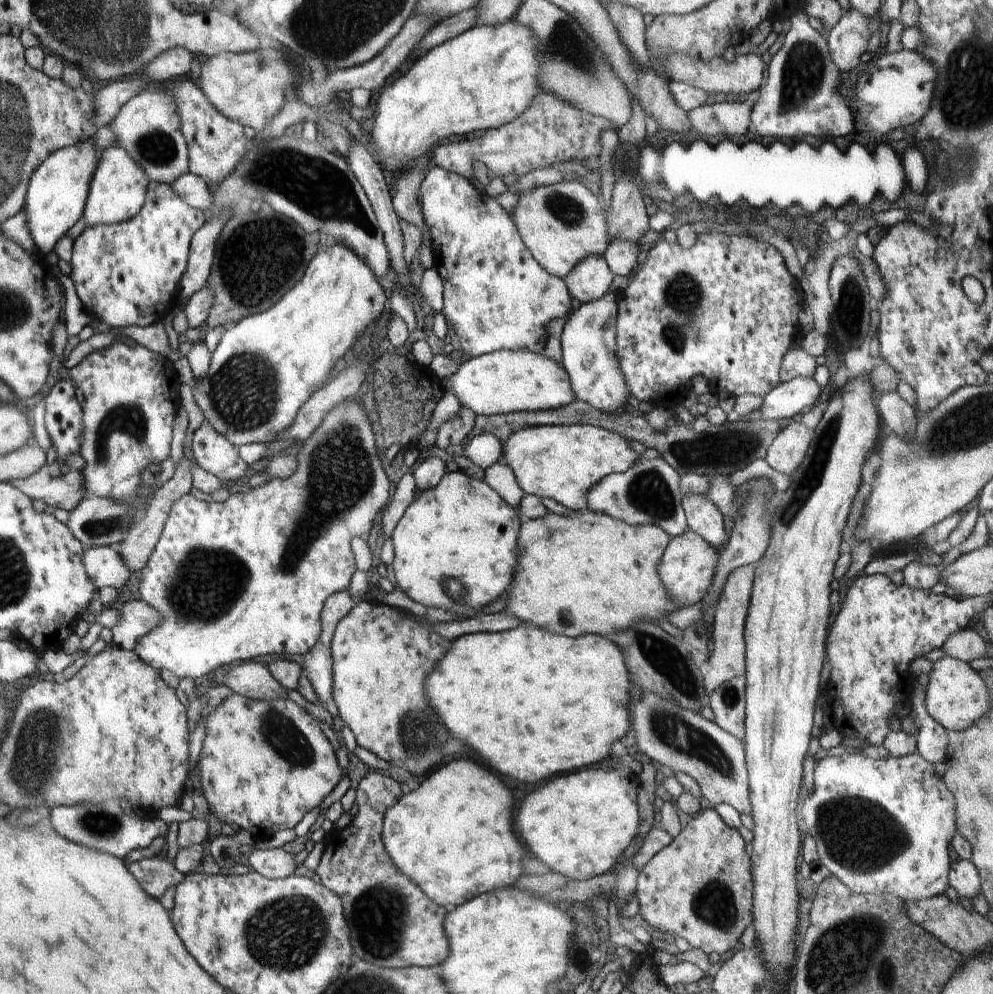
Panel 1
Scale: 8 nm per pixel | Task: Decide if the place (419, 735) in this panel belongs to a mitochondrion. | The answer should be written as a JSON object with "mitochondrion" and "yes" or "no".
{"mitochondrion":"yes"}

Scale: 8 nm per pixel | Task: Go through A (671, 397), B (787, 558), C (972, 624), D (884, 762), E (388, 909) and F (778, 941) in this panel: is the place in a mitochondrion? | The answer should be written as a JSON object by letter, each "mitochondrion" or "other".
{"A":"other","B":"other","C":"other","D":"other","E":"mitochondrion","F":"other"}

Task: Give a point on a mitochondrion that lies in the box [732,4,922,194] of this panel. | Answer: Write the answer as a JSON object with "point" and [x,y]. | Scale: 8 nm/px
{"point":[804,70]}

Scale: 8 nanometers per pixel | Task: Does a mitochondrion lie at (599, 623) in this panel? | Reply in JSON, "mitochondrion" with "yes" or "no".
{"mitochondrion":"no"}

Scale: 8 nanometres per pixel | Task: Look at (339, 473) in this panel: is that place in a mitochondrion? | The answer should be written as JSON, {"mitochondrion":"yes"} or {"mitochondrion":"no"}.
{"mitochondrion":"yes"}

